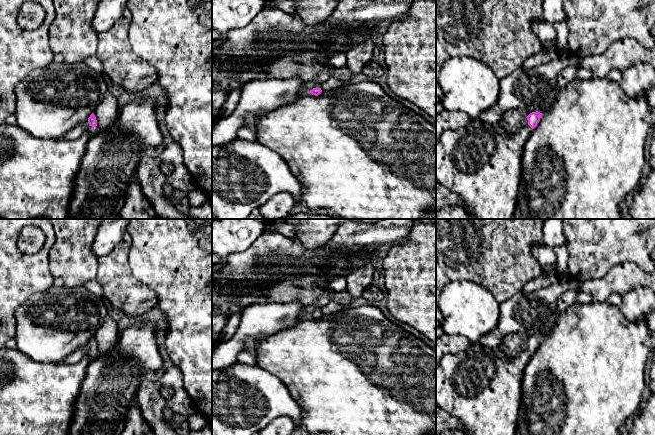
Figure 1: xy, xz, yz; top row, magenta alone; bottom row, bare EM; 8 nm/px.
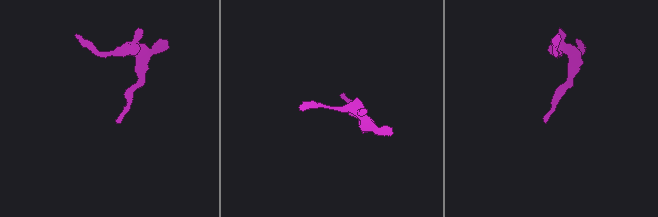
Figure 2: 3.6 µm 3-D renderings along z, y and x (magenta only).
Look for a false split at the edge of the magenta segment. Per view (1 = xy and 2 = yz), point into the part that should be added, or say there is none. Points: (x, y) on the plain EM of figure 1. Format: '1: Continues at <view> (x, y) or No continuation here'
1: Continues at xy (36, 398)
2: Continues at yz (483, 391)

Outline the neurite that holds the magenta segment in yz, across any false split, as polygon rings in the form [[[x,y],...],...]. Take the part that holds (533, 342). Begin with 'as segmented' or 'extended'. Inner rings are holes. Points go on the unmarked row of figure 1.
extended; [[[538,335],[530,337],[526,341],[528,349],[512,359],[500,358],[493,349],[478,343],[470,344],[458,355],[445,354],[436,365],[436,405],[457,418],[466,435],[515,435],[521,405],[522,375],[541,340]]]

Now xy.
extended; [[[94,337],[88,342],[88,347],[87,354],[75,364],[36,362],[17,348],[0,348],[0,435],[69,435],[75,402],[86,369],[98,354]]]

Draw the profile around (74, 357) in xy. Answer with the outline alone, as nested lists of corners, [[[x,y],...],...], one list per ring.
[[[85,344],[82,348],[75,350],[74,352],[67,355],[62,361],[64,364],[75,364],[78,363],[89,351],[88,344]]]

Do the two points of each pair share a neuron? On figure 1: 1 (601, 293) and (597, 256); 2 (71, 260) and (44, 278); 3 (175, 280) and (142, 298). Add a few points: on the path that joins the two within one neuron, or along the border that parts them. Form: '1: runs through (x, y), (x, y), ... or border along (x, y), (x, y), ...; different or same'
1: border along (618, 264), (599, 278), (578, 282); different
2: border along (51, 249), (49, 253), (49, 271), (54, 278); different
3: border along (135, 277), (153, 291), (157, 299), (157, 305); different

